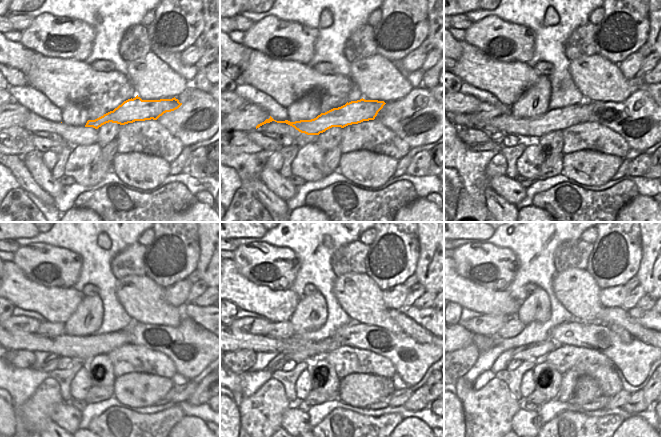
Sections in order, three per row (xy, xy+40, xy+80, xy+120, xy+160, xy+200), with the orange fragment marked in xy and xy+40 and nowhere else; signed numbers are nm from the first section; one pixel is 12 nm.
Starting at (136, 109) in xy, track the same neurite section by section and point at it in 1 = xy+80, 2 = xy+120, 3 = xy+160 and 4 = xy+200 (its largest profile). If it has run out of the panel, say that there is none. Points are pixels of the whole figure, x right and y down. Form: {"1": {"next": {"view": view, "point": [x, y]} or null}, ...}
{"1": {"next": {"view": "xy+80", "point": [559, 119]}}, "2": {"next": {"view": "xy+120", "point": [77, 348]}}, "3": {"next": {"view": "xy+160", "point": [299, 350]}}, "4": {"next": {"view": "xy+200", "point": [464, 337]}}}

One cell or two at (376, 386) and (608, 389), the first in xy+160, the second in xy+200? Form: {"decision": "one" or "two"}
{"decision": "two"}

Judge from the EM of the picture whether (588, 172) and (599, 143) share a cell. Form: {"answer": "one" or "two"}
{"answer": "two"}

